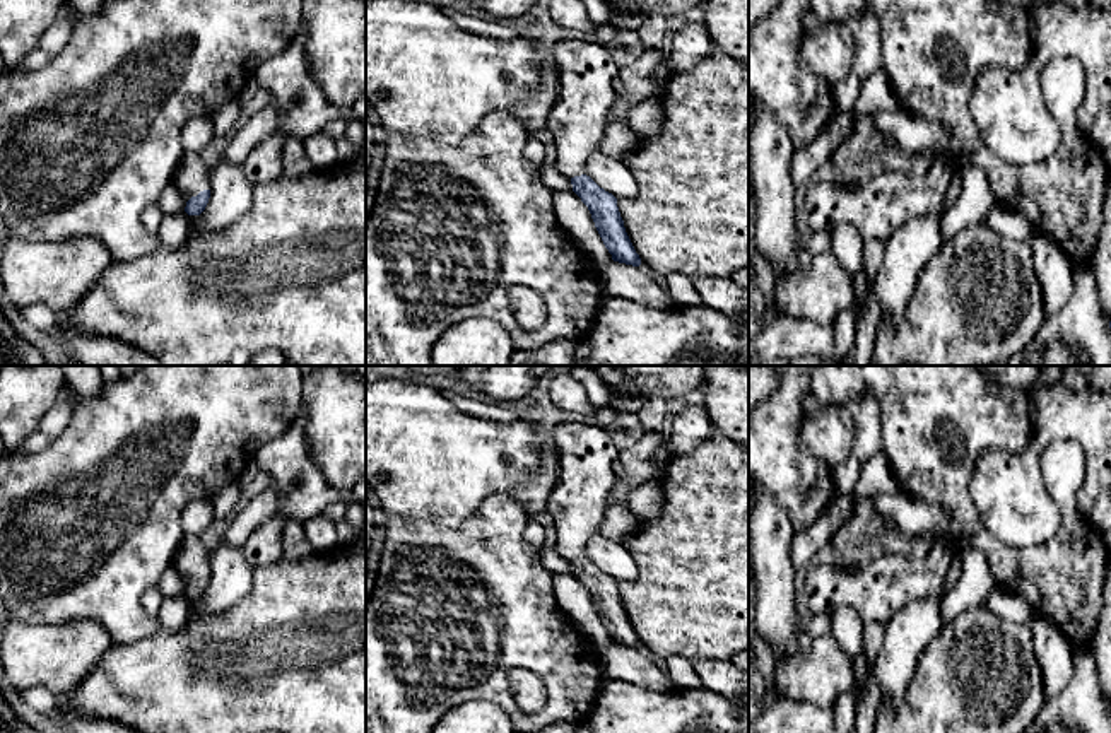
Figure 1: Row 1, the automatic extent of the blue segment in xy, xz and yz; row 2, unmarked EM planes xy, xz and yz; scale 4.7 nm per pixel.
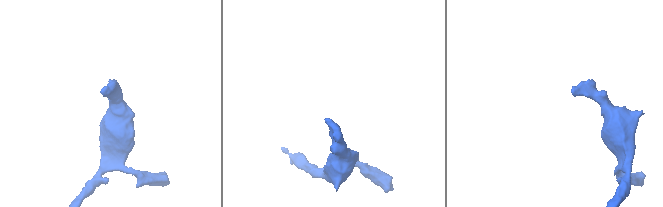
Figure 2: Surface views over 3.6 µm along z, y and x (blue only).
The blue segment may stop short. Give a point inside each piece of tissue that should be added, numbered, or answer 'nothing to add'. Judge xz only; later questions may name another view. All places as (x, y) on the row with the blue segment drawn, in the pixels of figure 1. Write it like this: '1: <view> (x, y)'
1: xz (590, 82)

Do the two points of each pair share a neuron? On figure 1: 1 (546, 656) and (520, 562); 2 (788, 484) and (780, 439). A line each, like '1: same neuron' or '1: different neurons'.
1: same neuron
2: same neuron

